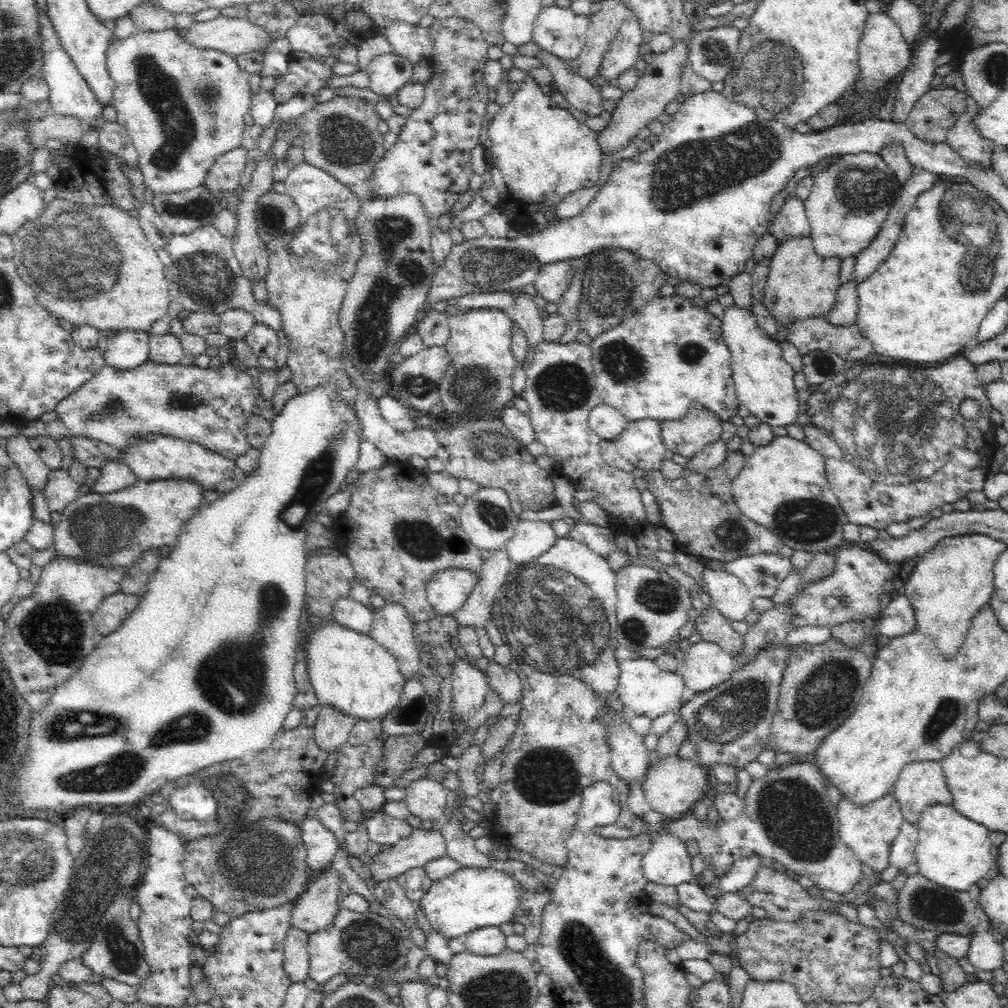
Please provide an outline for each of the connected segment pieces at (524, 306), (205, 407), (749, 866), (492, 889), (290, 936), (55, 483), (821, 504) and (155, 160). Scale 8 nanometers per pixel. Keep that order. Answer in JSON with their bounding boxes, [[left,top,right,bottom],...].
[[508,292,543,349],[55,361,259,460],[718,857,761,893],[419,868,520,940],[283,928,309,982],[43,469,84,512],[731,435,848,553],[105,28,252,196]]

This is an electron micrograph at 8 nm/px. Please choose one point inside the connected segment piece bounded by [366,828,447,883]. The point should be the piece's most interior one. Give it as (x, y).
(415, 851)

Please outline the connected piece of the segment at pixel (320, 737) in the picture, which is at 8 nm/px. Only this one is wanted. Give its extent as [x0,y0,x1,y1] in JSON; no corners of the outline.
[313,705,356,753]

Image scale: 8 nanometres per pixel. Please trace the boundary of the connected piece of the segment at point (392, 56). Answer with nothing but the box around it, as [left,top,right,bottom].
[366,52,413,96]

